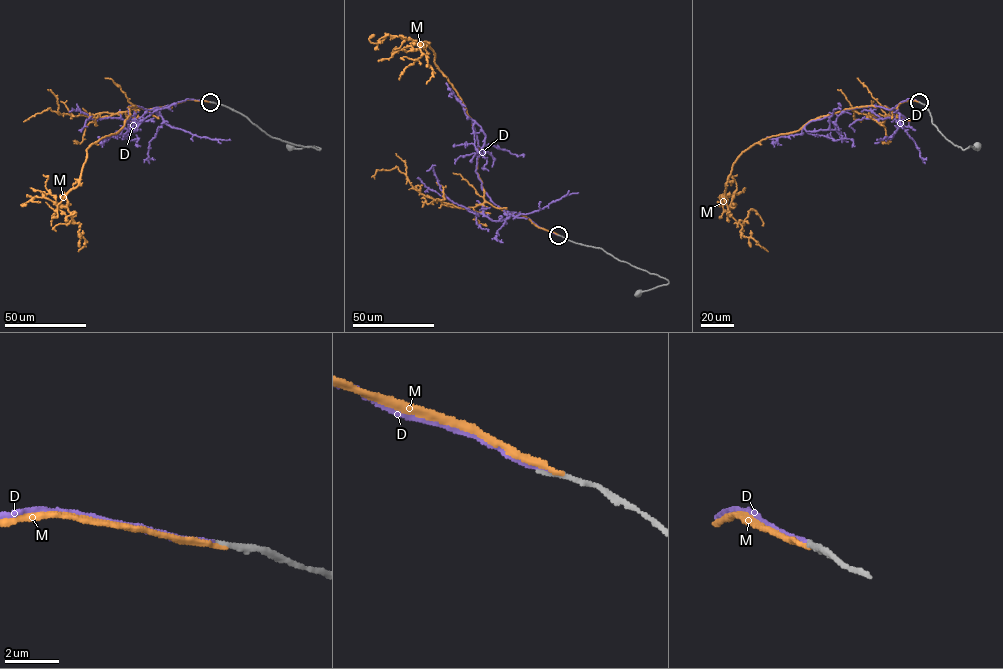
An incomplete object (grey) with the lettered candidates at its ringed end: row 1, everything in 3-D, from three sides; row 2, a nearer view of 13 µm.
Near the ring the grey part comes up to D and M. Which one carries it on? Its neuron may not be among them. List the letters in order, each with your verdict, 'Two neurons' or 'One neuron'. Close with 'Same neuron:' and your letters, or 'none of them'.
D: One neuron
M: Two neurons
Same neuron: D

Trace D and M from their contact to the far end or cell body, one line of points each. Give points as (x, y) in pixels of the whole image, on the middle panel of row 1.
D: (558, 235), (504, 211), (483, 190), (475, 170), (478, 140), (472, 120), (485, 135), (484, 145), (523, 157)
M: (558, 235), (485, 200), (476, 171), (472, 120), (428, 43), (414, 40), (433, 69), (426, 84)

